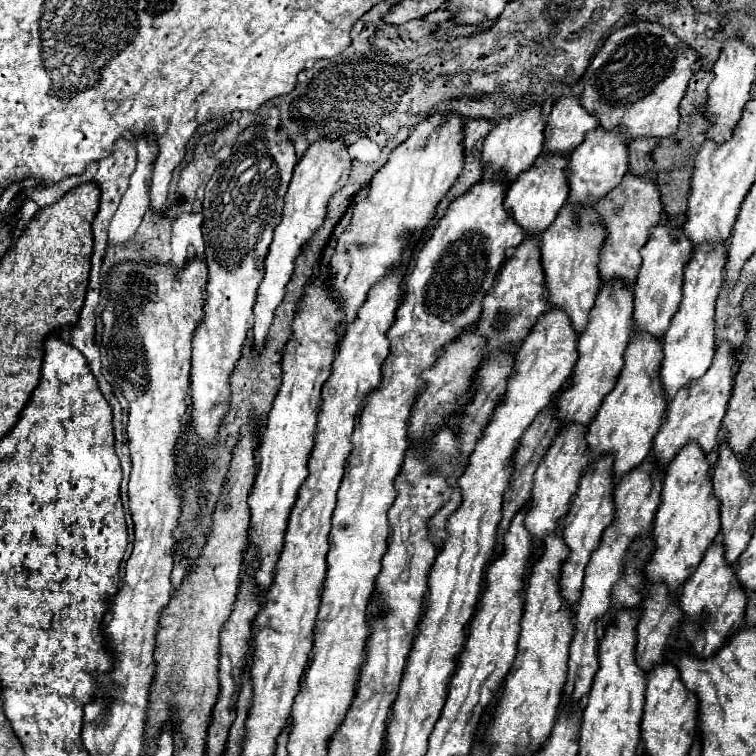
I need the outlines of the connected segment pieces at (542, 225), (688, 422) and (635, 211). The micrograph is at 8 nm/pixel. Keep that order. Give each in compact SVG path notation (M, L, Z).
M543 153L541 157L537 157L535 165L527 173L521 173L515 181L509 183L505 193L505 209L527 233L527 237L537 237L539 233L543 233L555 221L559 209L565 205L567 177L563 177L563 169L567 169L567 161L569 157Z
M723 341L713 357L713 365L709 371L693 381L687 389L681 389L675 399L667 405L667 421L661 425L659 433L655 435L653 441L653 455L655 463L661 471L667 469L667 465L673 461L673 457L687 445L687 443L697 443L705 455L713 451L717 445L717 433L721 419L727 411L727 401L731 397L731 387L733 387L733 365L735 357L731 353L731 345Z
M627 173L621 185L609 191L607 197L603 197L603 201L595 205L595 211L601 217L601 225L605 227L605 231L609 231L599 249L599 273L603 283L609 283L613 279L623 279L627 287L635 283L635 277L641 267L639 249L649 241L651 229L663 221L663 205L659 199L659 191L655 187L657 185L653 175L635 177Z

